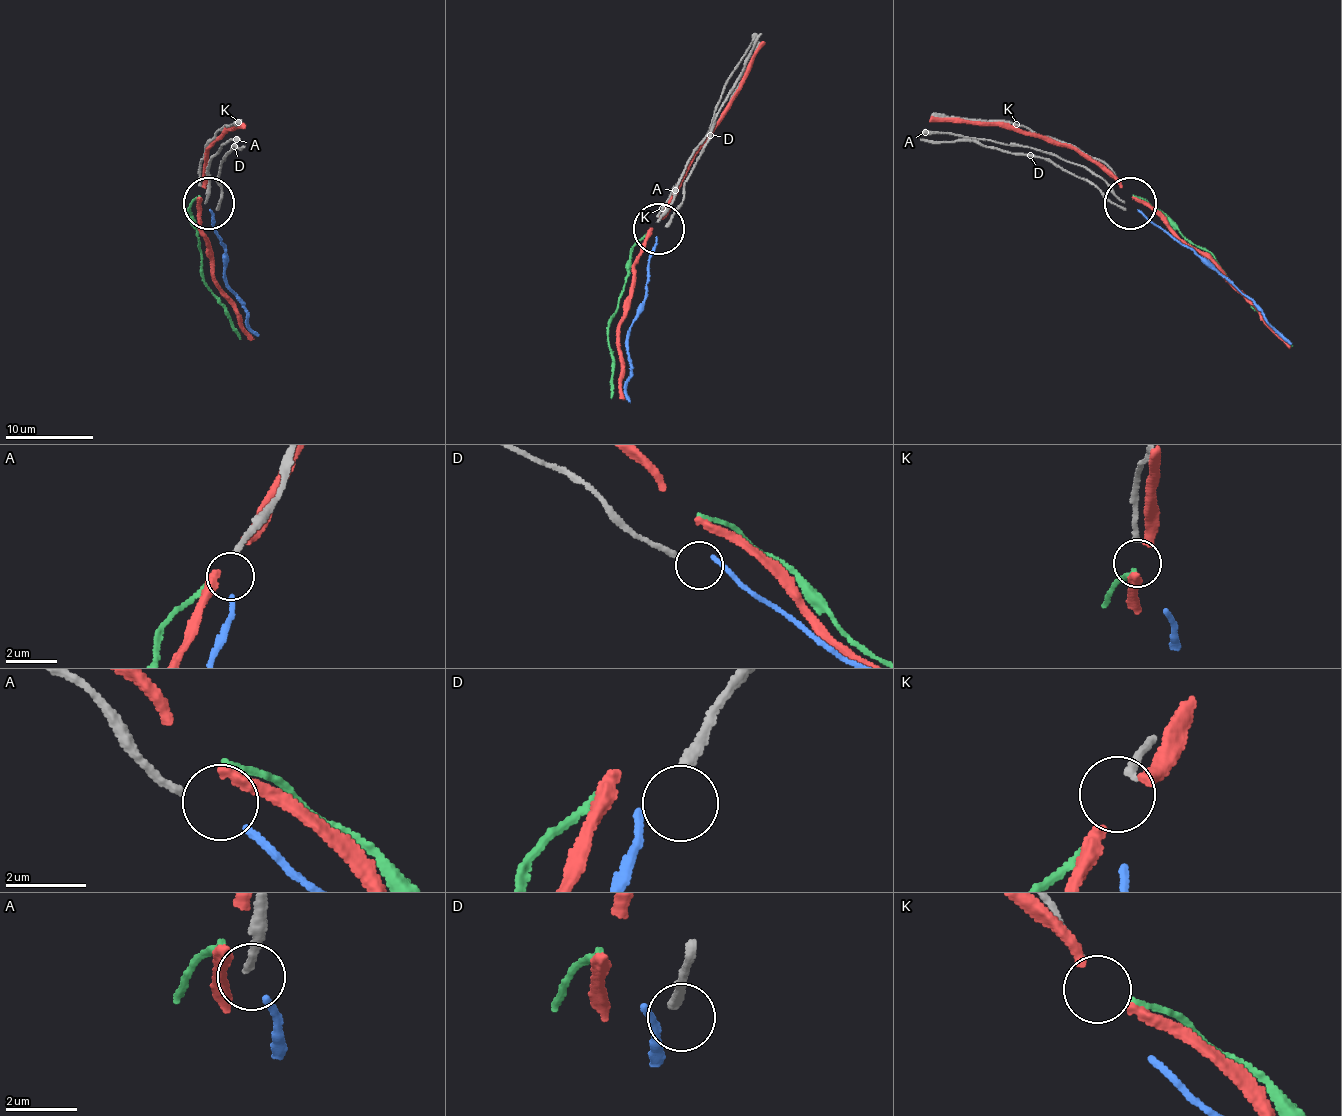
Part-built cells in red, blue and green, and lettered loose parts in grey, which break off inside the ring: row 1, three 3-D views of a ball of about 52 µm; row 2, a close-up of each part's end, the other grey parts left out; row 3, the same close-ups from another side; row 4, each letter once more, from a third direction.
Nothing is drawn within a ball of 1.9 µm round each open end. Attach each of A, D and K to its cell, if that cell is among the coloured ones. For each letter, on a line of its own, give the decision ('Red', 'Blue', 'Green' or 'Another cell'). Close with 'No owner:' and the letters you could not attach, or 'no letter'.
A: Blue
D: Another cell
K: Green
No owner: D

